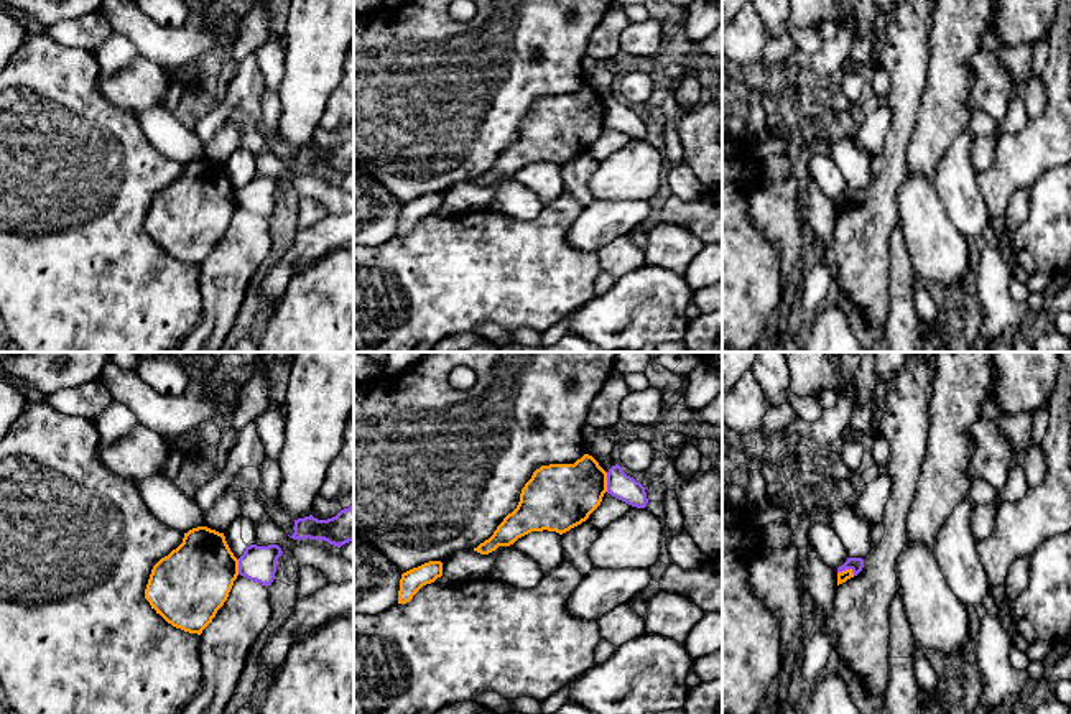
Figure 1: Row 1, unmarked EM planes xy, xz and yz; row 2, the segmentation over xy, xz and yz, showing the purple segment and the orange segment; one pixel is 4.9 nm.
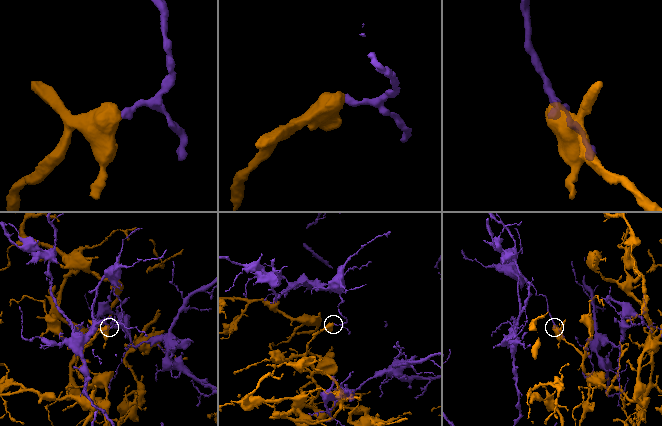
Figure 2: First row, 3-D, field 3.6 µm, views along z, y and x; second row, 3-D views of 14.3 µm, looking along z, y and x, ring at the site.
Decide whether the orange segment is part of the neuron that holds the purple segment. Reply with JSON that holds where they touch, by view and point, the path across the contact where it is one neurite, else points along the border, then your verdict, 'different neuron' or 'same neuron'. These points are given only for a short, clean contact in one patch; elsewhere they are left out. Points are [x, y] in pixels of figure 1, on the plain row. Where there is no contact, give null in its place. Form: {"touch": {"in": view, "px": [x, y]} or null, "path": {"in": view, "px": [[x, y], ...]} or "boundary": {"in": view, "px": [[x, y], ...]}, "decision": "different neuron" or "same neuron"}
{"touch": {"in": "yz", "px": [846, 199]}, "decision": "different neuron"}

